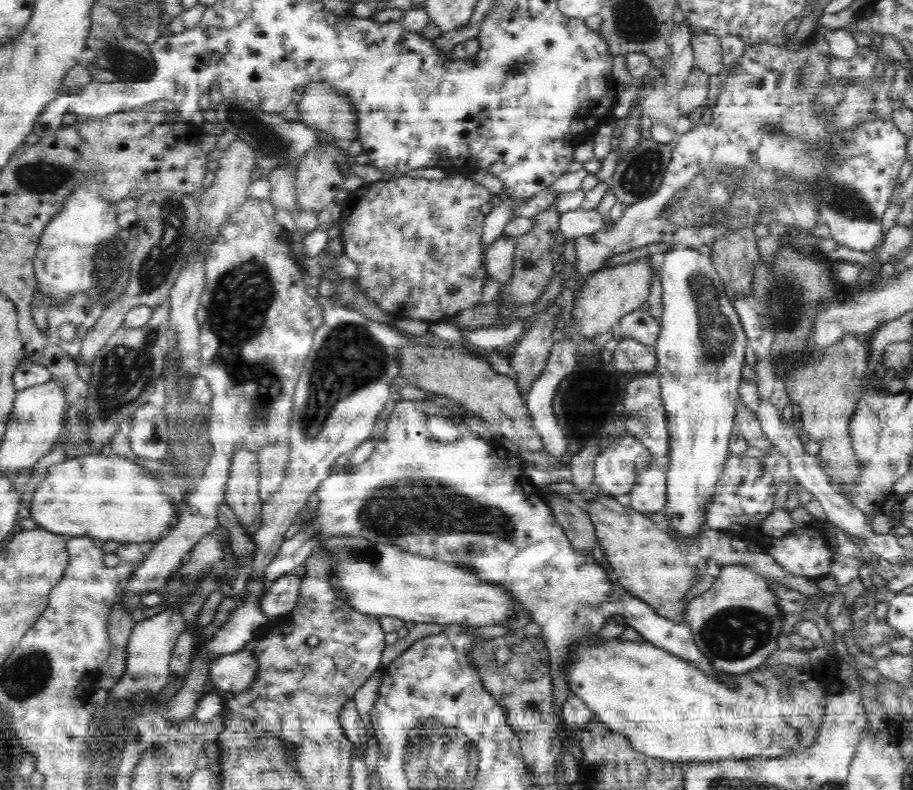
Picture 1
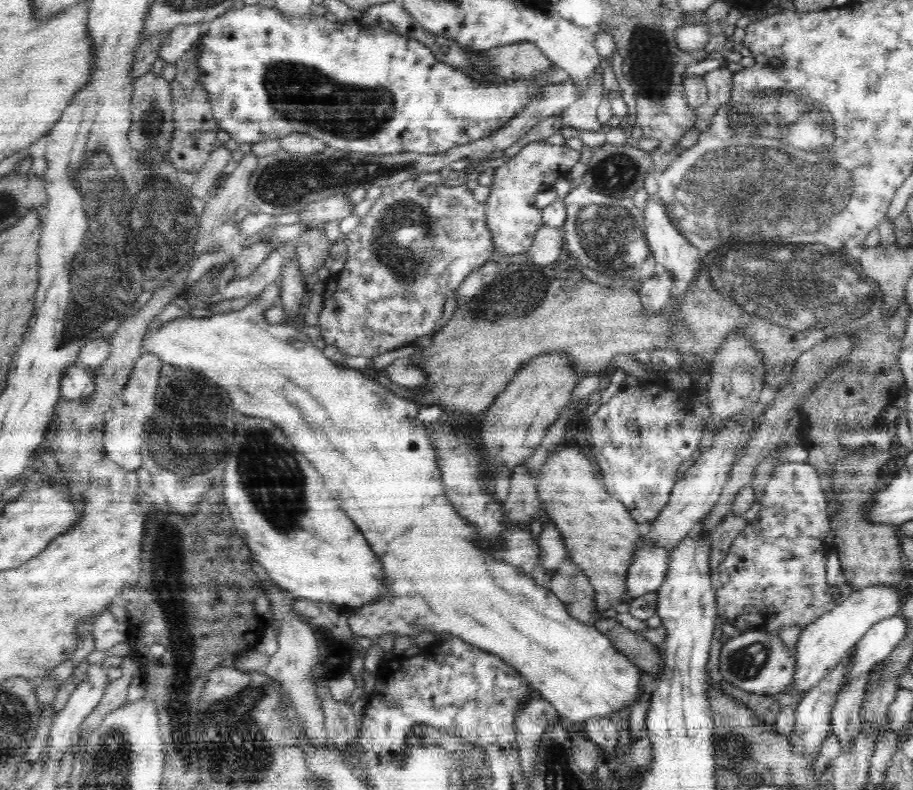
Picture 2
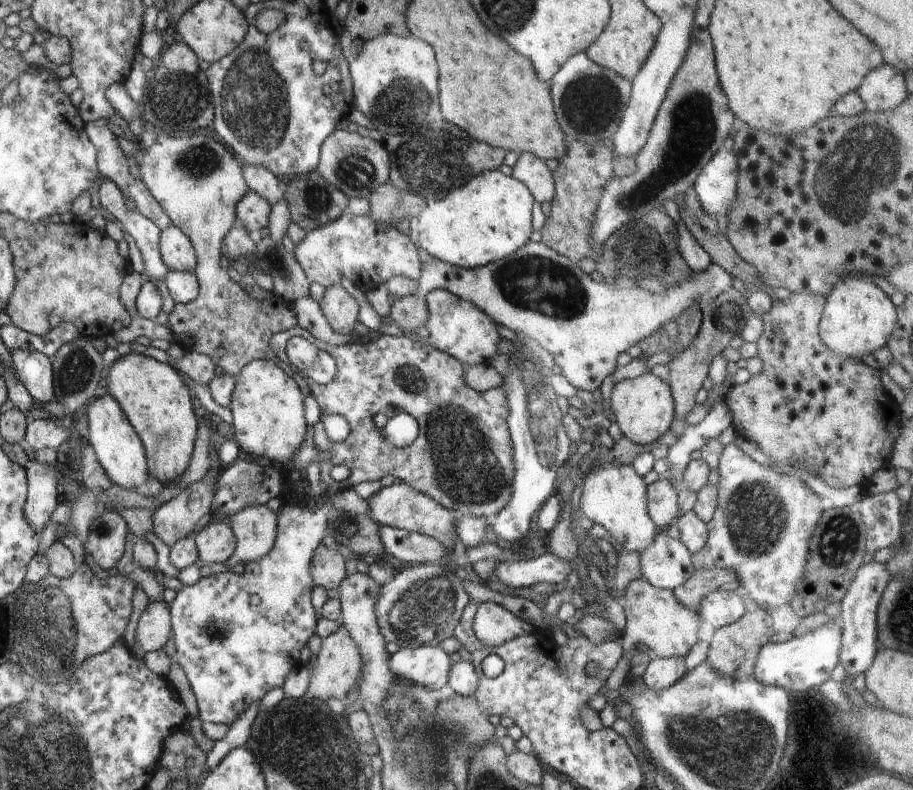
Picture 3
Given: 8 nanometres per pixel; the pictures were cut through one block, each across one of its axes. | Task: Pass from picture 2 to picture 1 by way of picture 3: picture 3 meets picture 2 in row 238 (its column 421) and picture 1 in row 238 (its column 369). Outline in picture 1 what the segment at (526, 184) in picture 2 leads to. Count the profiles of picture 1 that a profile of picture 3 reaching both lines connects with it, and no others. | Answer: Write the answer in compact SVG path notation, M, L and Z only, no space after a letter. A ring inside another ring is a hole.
M504 234L497 238L485 252L487 273L501 285L512 276L515 262L515 238L506 238Z

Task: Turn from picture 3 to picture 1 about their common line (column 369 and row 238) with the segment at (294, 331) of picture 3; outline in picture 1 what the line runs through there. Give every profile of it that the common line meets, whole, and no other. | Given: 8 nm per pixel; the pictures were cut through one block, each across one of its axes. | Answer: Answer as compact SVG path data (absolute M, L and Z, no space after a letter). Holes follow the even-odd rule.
M454 172L447 177L439 180L428 180L426 178L417 177L398 177L389 181L376 181L365 183L355 191L350 192L342 204L342 215L339 219L343 246L343 254L354 260L358 264L358 276L351 280L356 283L356 287L370 296L380 309L390 313L392 323L401 318L416 318L416 320L424 320L428 323L439 322L449 319L450 316L458 314L461 310L472 308L478 305L478 300L482 298L484 292L484 282L488 278L487 268L485 266L484 243L482 243L482 235L484 230L485 215L480 211L482 204L494 200L490 191L480 183L470 180L467 174ZM348 210L350 216L348 216ZM450 288L456 288L455 293L450 293Z

